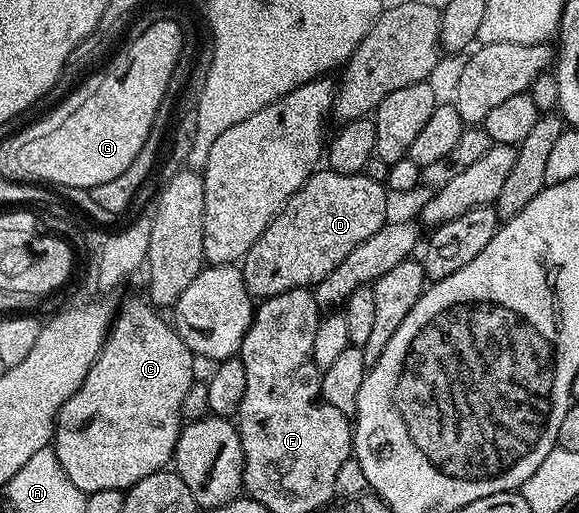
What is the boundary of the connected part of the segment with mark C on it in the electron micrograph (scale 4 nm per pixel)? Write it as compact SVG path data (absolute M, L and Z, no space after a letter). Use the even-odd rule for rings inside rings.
M143 297L127 299L117 307L102 353L89 369L85 381L81 381L77 393L61 405L59 416L55 418L53 449L69 481L84 493L101 489L126 492L127 488L137 485L141 477L164 470L172 462L179 430L185 422L185 393L189 393L197 381L197 359L175 332L174 326L158 314L162 315Z

